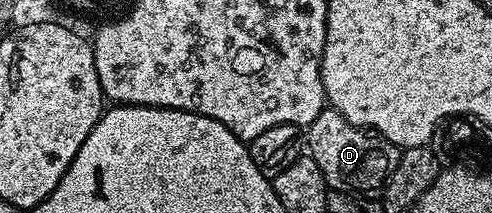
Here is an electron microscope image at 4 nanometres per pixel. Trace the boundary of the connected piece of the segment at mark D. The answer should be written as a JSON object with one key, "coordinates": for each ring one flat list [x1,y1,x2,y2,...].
{"coordinates":[[329,107,322,109,320,115,305,126,304,145,310,148,307,149,308,156,316,159,316,167,320,167,330,189,359,195,374,195,386,186,392,171,396,171,400,152,399,146,393,145,379,133,348,123,340,111]]}

